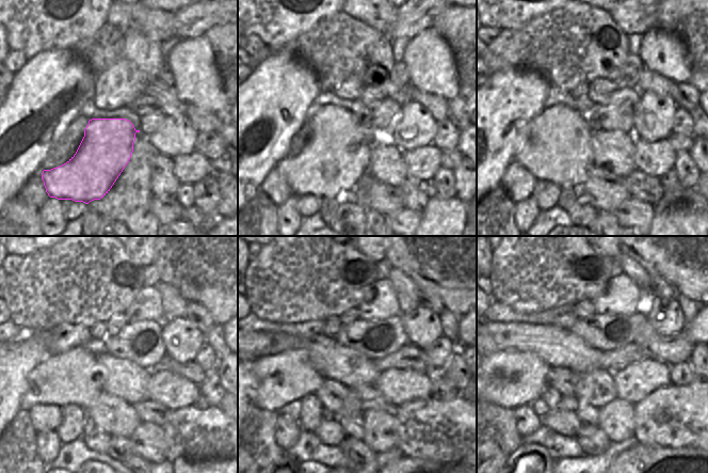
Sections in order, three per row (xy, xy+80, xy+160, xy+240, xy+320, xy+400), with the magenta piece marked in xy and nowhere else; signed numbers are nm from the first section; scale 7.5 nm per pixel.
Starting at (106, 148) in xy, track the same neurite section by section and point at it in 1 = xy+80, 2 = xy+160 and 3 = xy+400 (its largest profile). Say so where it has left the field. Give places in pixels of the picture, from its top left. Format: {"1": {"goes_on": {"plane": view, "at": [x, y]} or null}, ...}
{"1": {"goes_on": {"plane": "xy+80", "at": [336, 156]}}, "2": {"goes_on": {"plane": "xy+160", "at": [558, 147]}}, "3": {"goes_on": {"plane": "xy+400", "at": [511, 379]}}}

